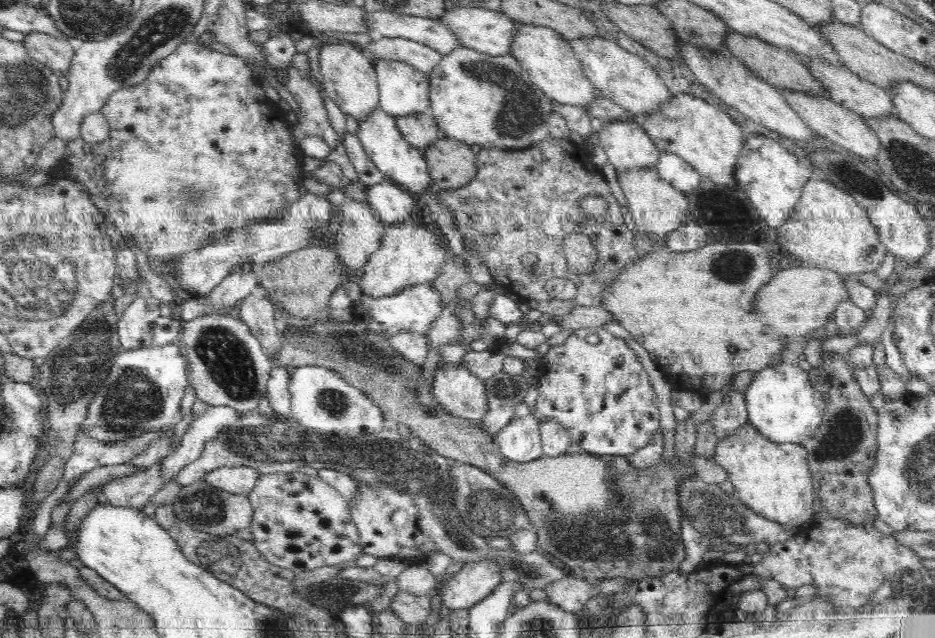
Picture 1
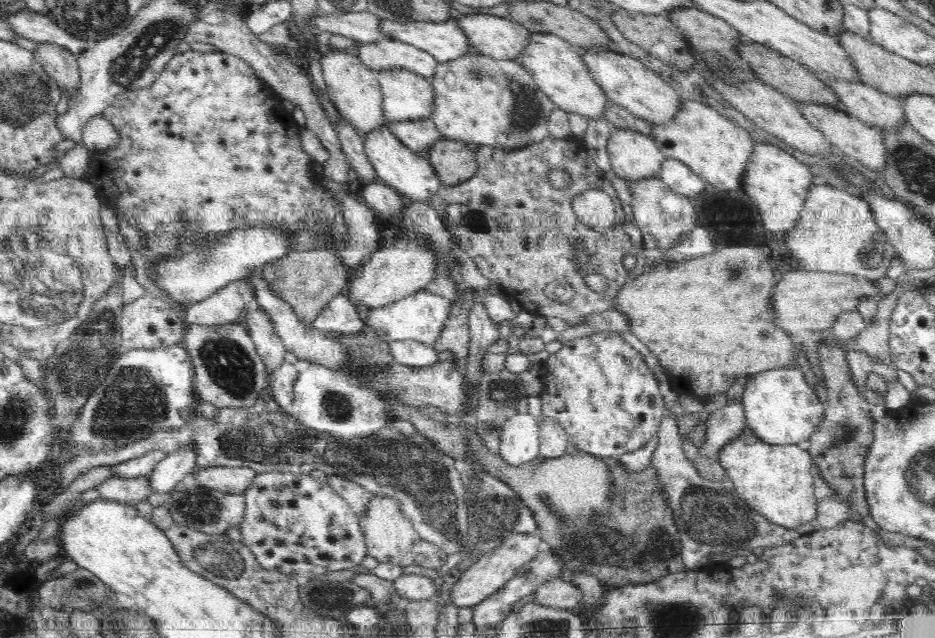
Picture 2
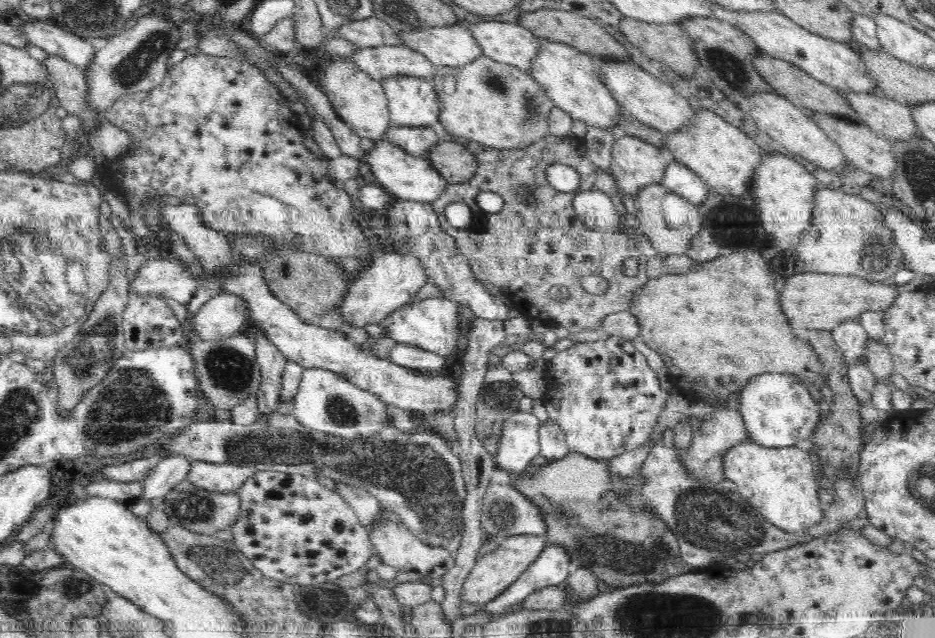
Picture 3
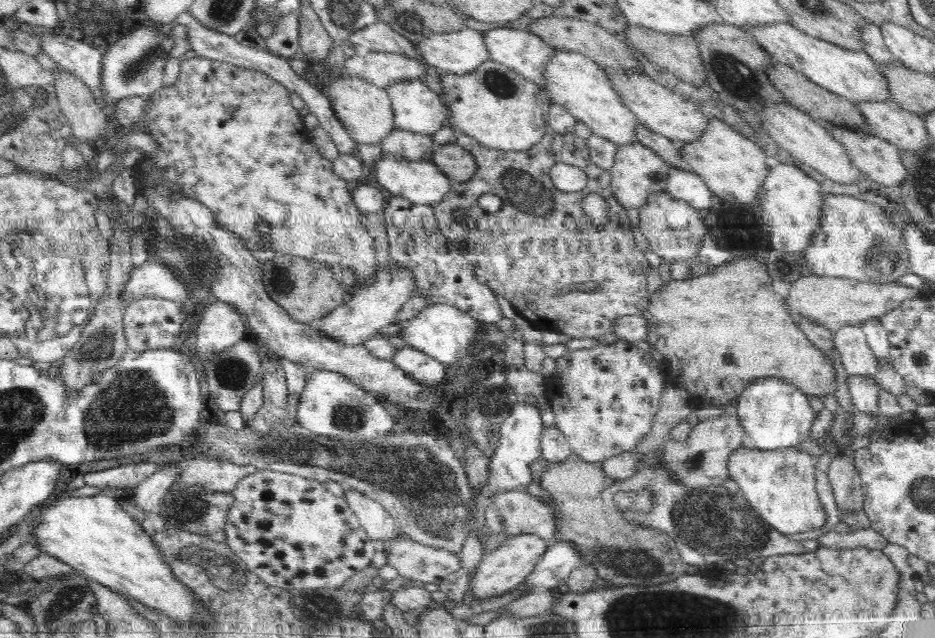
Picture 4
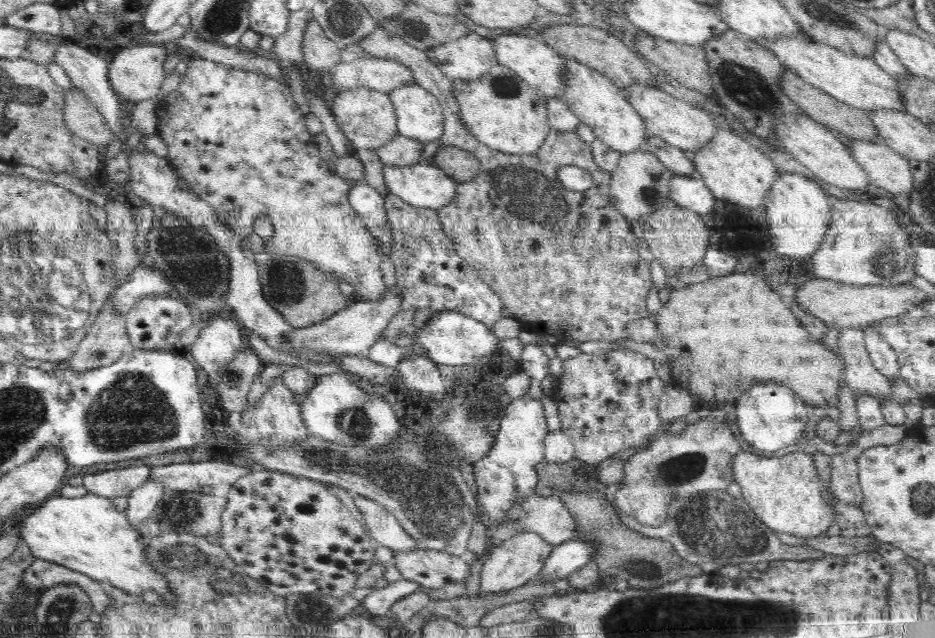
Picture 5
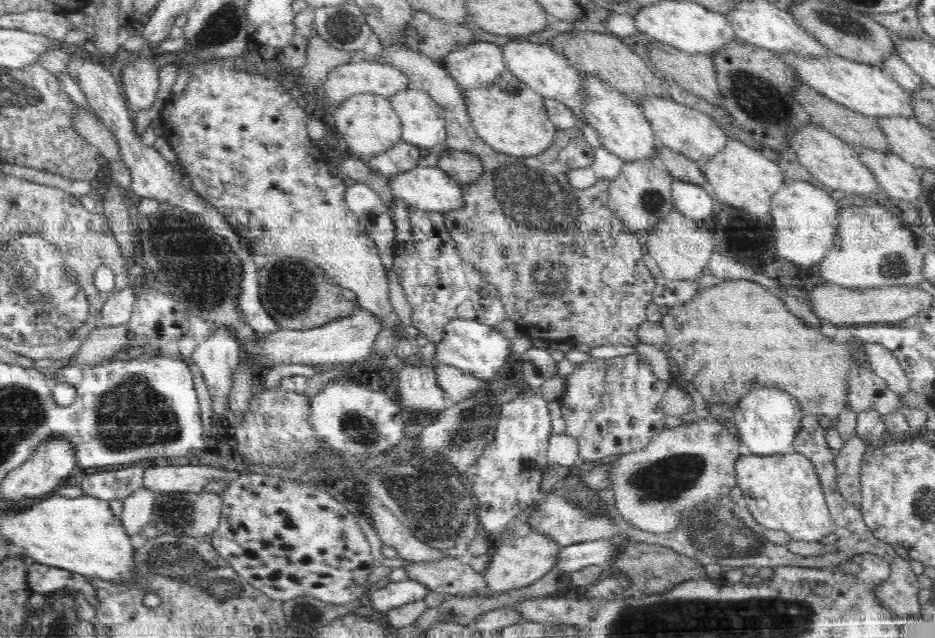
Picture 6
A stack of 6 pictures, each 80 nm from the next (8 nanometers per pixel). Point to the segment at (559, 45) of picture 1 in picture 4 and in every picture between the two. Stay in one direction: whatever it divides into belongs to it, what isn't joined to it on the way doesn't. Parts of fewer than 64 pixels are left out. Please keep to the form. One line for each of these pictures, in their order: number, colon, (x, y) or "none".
2: (557, 67)
3: (572, 81)
4: (582, 87)

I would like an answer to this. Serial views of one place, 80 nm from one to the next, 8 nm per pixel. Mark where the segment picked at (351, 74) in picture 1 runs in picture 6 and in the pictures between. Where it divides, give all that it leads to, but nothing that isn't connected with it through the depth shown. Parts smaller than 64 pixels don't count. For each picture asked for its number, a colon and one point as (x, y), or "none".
2: (354, 89)
3: (358, 100)
4: (365, 110)
5: (367, 117)
6: (368, 123)

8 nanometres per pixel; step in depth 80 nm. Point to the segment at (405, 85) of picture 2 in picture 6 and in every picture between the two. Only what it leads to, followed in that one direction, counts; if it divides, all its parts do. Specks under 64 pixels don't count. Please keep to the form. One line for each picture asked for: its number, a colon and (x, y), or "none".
3: (413, 101)
4: (416, 108)
5: (419, 115)
6: (423, 121)

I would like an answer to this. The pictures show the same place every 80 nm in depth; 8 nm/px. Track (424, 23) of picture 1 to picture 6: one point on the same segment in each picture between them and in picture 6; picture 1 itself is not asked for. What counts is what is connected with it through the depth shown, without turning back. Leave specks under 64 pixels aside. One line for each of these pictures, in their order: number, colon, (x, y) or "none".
2: (445, 41)
3: (454, 45)
4: (462, 52)
5: (469, 58)
6: (478, 66)

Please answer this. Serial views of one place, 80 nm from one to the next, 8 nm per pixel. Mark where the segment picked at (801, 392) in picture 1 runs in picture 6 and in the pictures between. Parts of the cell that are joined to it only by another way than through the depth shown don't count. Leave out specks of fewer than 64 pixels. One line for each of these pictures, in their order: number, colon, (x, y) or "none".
2: (780, 407)
3: (778, 411)
4: (775, 415)
5: (770, 416)
6: (767, 419)

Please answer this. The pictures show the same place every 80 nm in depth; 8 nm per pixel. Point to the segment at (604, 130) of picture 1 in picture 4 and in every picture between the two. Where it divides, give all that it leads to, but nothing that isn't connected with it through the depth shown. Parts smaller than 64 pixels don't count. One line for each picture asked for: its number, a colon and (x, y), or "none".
2: (633, 156)
3: (635, 163)
4: (638, 171)

